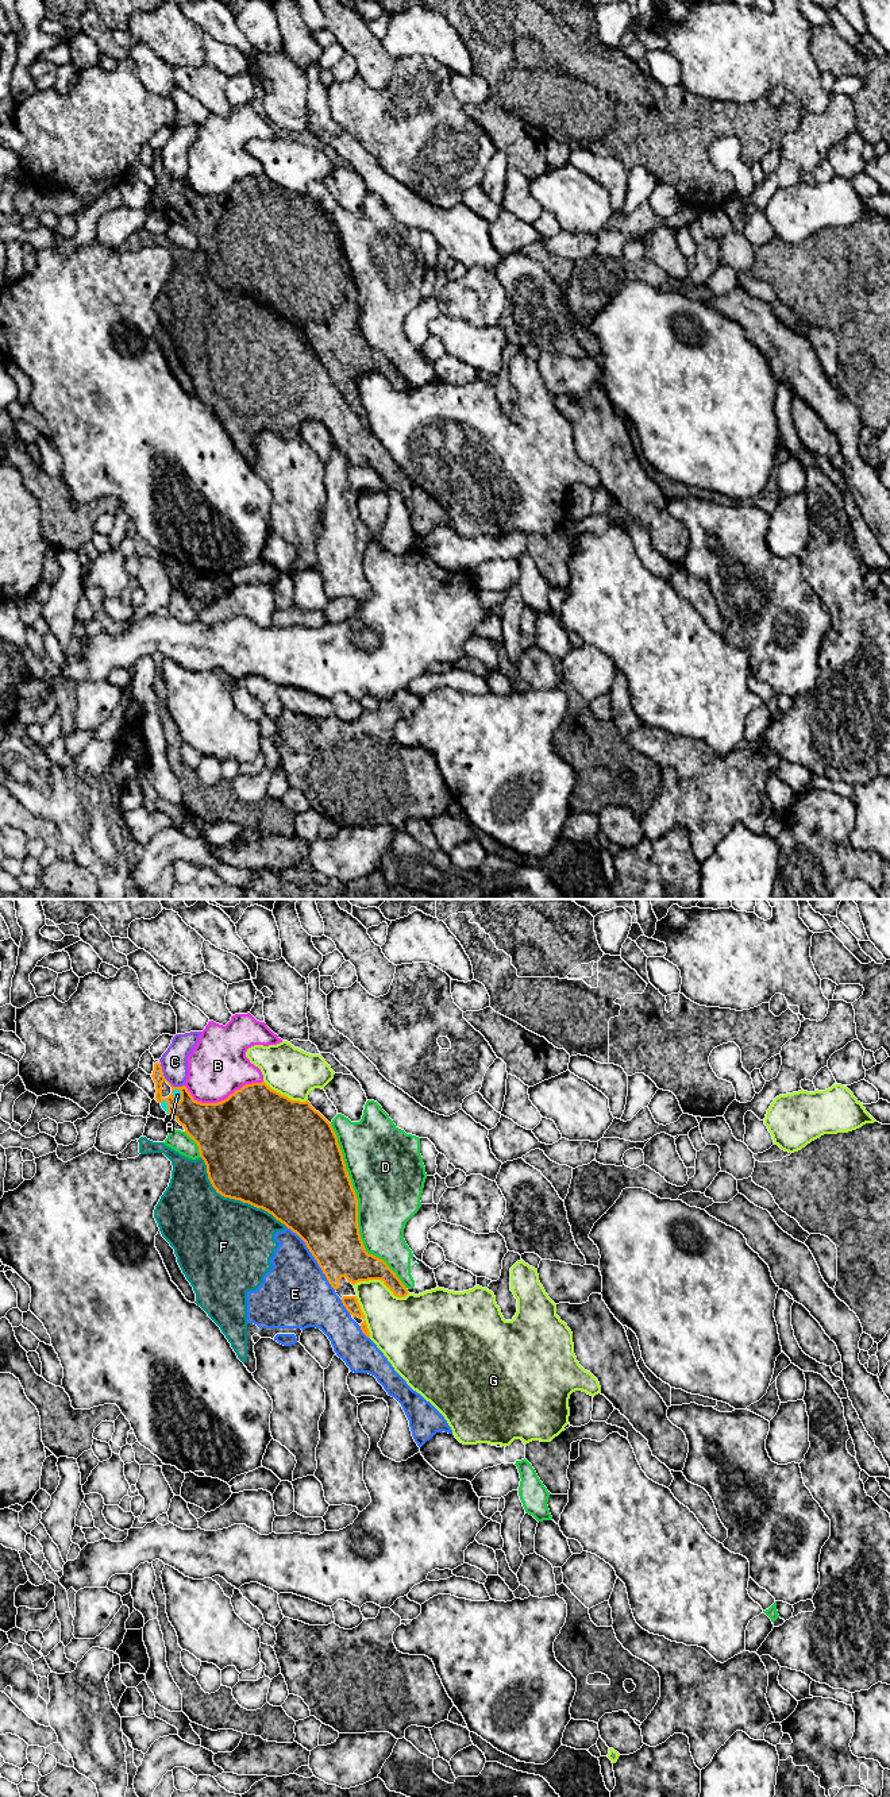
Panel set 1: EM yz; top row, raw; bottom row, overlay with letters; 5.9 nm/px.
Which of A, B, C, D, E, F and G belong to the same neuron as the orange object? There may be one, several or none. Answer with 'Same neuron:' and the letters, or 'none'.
Same neuron: A

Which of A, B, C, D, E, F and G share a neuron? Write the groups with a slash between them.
A / B / C / D / E F / G

